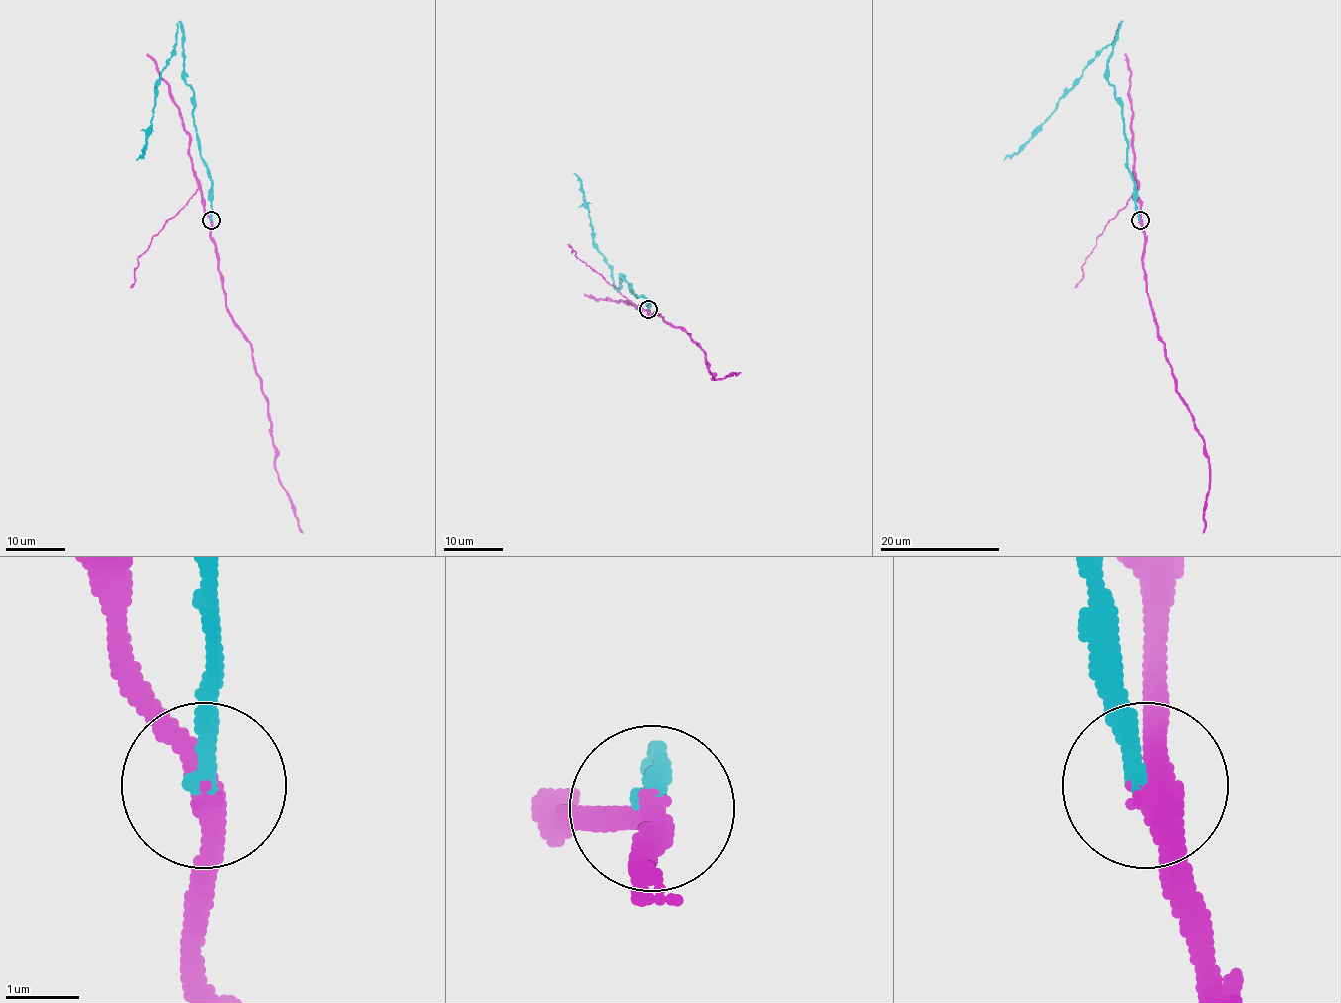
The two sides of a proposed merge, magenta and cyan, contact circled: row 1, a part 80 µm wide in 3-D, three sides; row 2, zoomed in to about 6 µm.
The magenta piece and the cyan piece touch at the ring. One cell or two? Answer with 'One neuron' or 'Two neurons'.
Two neurons

